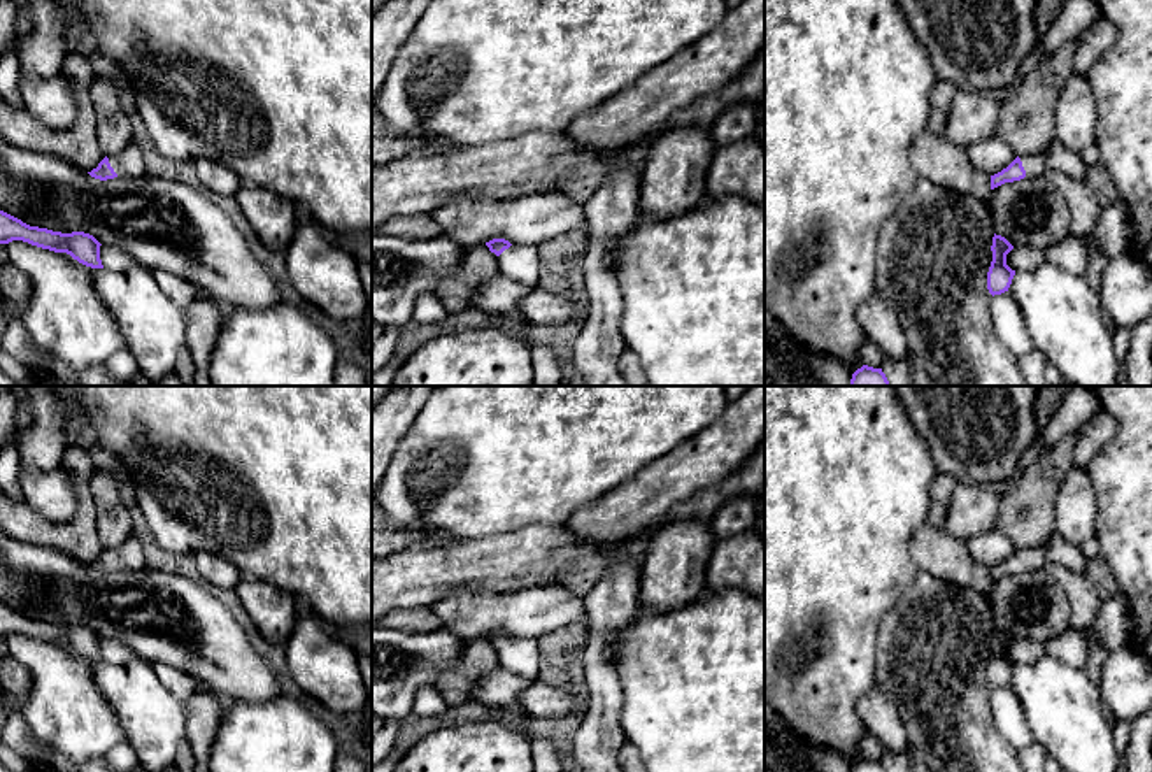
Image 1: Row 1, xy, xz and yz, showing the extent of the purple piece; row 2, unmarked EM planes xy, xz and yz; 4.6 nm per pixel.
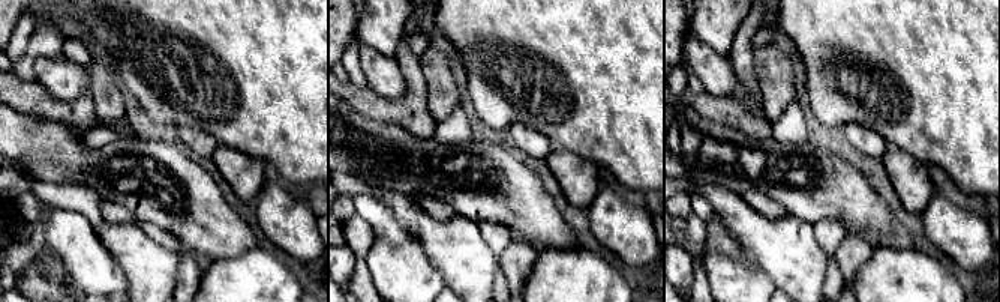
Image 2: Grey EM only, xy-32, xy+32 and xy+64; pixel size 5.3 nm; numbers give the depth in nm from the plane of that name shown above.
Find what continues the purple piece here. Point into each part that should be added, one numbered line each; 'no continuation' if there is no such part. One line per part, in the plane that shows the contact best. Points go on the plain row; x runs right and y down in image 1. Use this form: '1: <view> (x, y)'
1: yz (1035, 558)

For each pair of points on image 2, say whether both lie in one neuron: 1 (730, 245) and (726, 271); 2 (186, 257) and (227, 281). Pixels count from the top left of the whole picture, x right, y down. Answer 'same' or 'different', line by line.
1: different
2: different

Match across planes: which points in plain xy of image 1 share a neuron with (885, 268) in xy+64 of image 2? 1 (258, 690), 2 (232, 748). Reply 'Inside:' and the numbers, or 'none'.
Inside: 2

